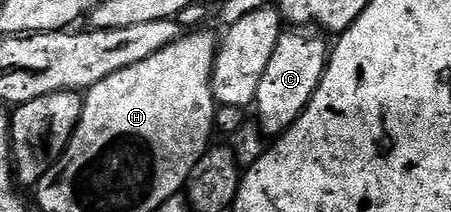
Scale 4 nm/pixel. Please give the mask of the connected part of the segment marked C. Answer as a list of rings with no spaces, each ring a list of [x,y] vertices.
[[[301,29],[286,30],[279,37],[279,41],[275,45],[275,53],[271,53],[271,61],[267,61],[267,69],[263,69],[263,81],[259,81],[259,93],[255,104],[255,112],[257,111],[255,122],[261,126],[261,132],[266,137],[280,137],[286,131],[289,131],[291,125],[295,125],[297,118],[307,109],[315,89],[319,89],[321,78],[325,72],[325,67],[329,63],[331,54],[330,44],[325,44],[324,38],[326,39],[324,34],[306,33]]]

